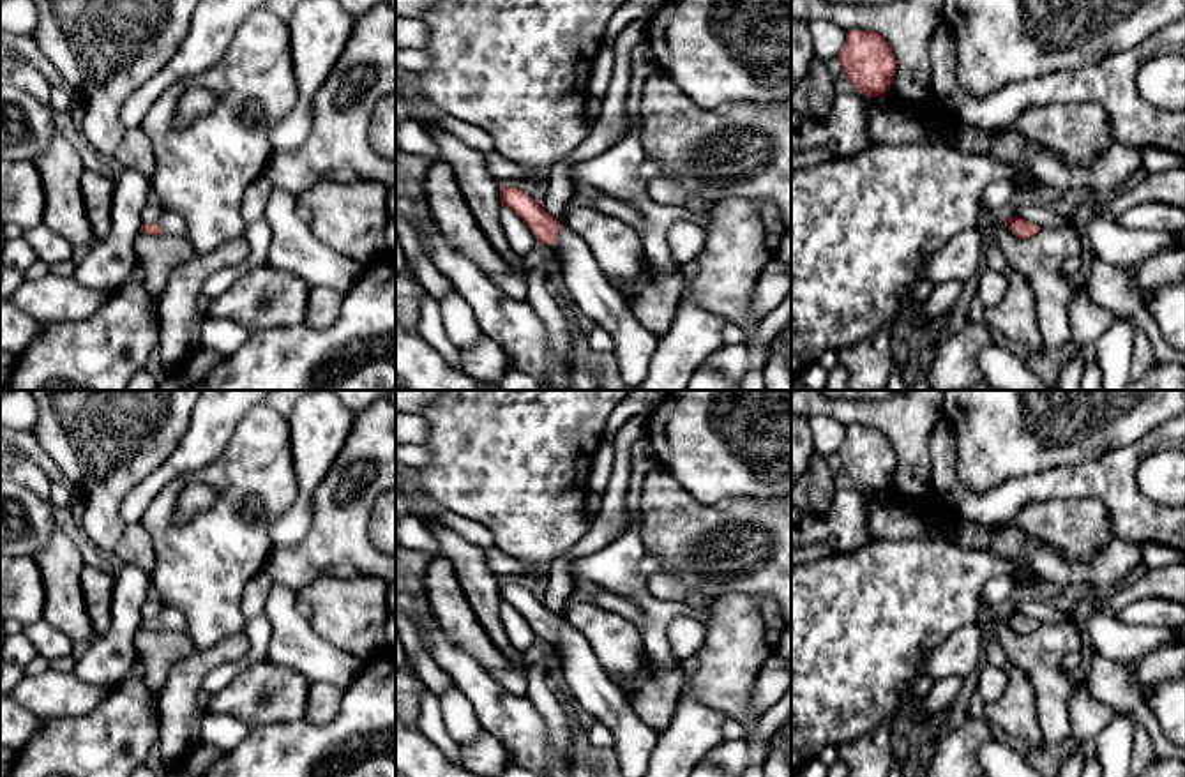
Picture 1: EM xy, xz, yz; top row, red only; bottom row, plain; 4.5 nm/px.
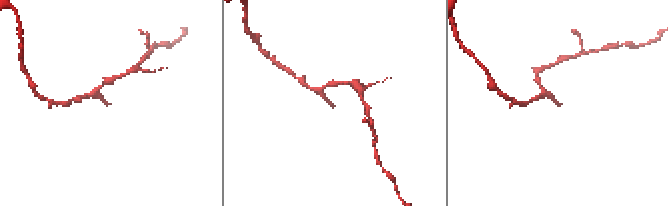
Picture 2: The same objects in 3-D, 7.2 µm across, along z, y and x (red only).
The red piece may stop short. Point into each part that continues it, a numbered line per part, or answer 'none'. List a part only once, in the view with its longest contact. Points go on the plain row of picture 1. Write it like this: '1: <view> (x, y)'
1: xz (634, 740)

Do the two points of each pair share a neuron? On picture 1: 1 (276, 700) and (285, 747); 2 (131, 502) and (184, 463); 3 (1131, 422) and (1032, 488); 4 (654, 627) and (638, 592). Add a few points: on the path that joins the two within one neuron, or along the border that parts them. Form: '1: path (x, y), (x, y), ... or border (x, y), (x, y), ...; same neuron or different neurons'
1: border (302, 717), (267, 723), (264, 726); different neurons
2: path (143, 493), (172, 468); same neuron
3: border (1106, 451), (1088, 461), (1051, 467), (1026, 475); different neurons
4: path (654, 618), (654, 610), (645, 601); same neuron

